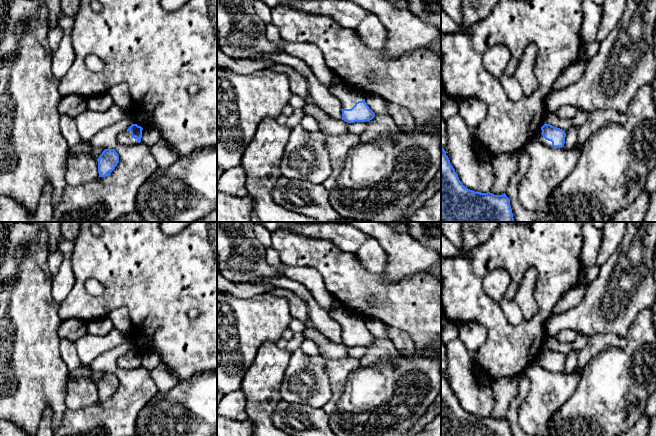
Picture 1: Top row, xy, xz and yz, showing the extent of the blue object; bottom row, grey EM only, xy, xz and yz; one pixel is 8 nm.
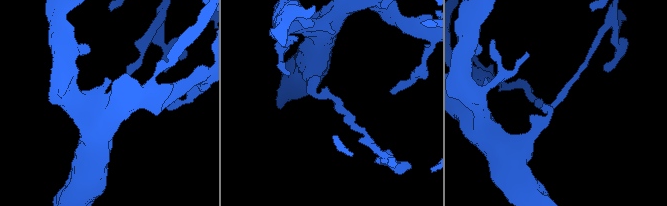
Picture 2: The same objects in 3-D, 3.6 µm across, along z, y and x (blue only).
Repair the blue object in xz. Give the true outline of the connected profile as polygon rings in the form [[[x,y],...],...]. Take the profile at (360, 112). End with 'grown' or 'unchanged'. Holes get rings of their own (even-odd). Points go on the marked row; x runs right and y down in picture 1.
[[[344,83],[329,87],[329,92],[341,101],[341,119],[345,122],[366,122],[374,118],[375,113],[365,102],[365,97],[350,91]]]; grown

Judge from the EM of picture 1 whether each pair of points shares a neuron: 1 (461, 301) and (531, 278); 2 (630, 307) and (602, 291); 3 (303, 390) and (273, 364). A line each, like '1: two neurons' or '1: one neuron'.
1: two neurons
2: one neuron
3: two neurons

